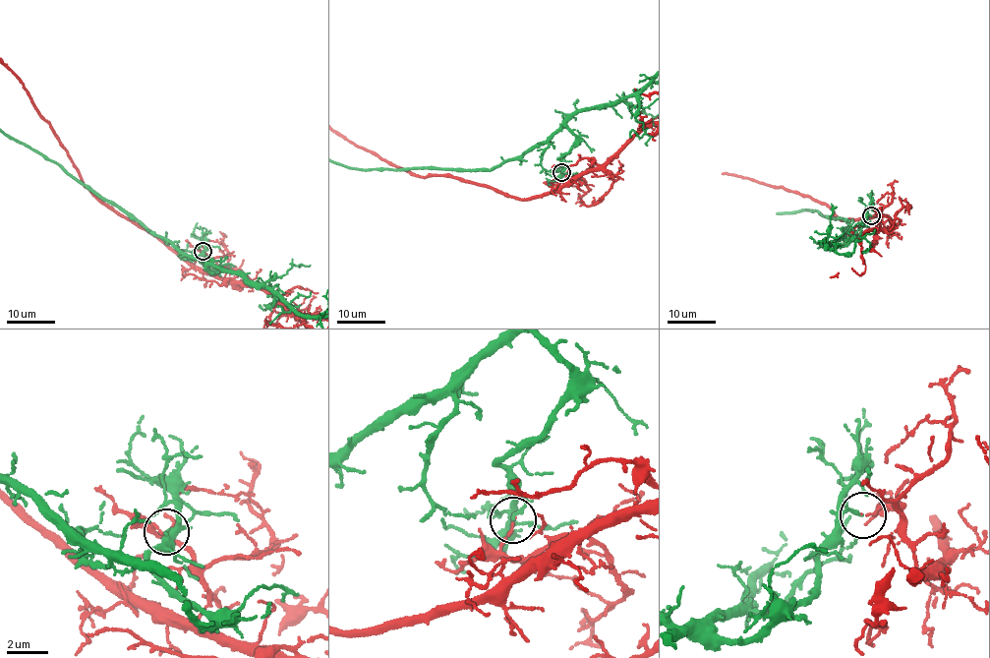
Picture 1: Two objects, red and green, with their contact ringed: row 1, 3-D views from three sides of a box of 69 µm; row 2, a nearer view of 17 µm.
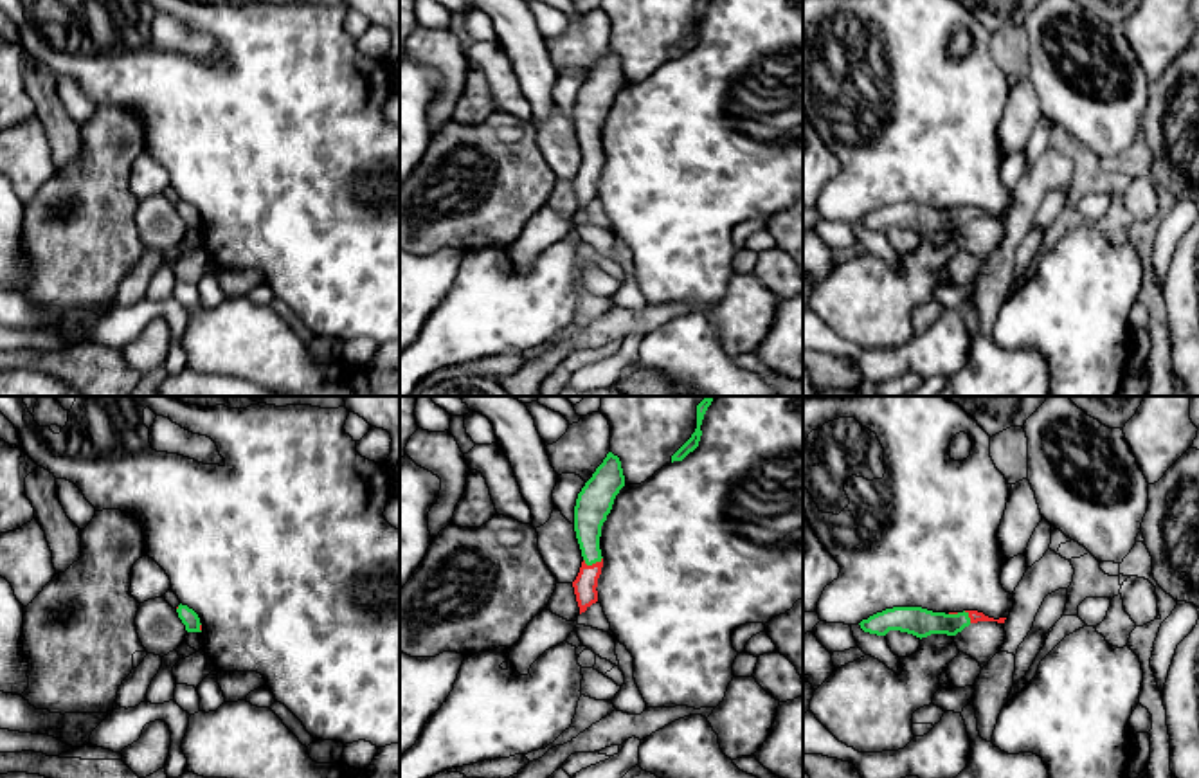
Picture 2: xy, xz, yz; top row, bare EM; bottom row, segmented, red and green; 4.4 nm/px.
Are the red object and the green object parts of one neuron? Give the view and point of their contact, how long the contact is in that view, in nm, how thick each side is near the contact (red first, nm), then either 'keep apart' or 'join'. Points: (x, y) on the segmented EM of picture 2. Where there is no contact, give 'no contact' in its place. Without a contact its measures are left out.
meets red in xz at (593, 564); contact 90 nm long; 100 nm thick on the red side, 150 nm on the other; keep apart

